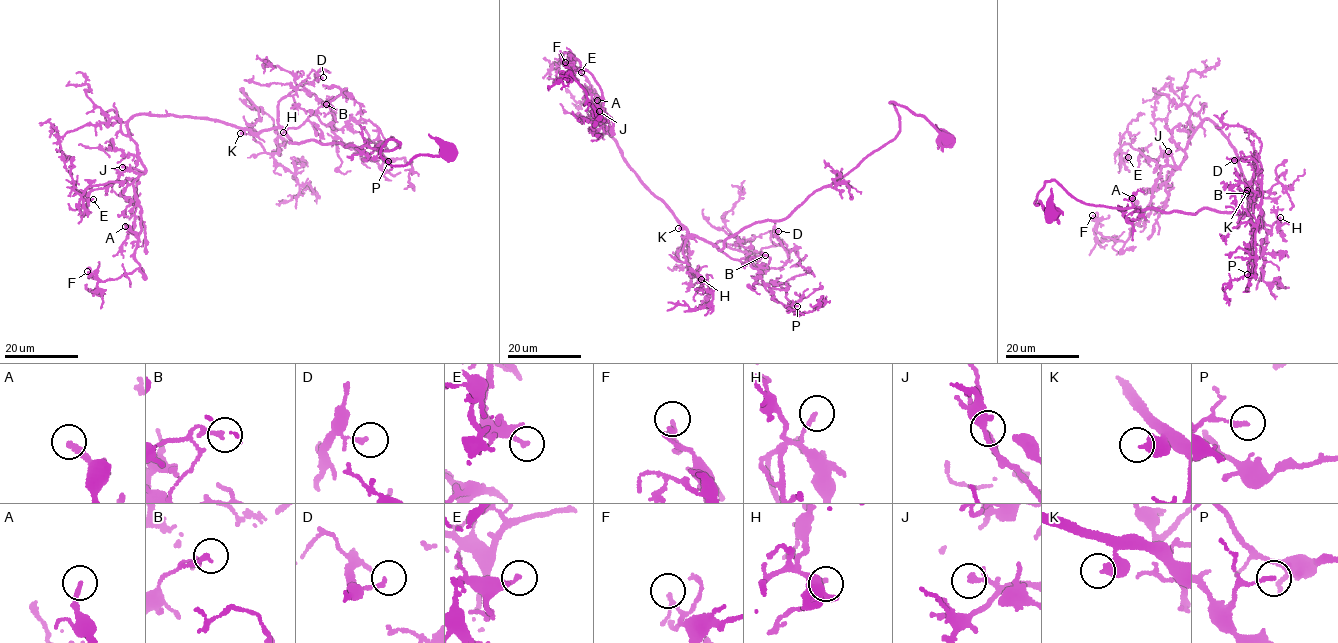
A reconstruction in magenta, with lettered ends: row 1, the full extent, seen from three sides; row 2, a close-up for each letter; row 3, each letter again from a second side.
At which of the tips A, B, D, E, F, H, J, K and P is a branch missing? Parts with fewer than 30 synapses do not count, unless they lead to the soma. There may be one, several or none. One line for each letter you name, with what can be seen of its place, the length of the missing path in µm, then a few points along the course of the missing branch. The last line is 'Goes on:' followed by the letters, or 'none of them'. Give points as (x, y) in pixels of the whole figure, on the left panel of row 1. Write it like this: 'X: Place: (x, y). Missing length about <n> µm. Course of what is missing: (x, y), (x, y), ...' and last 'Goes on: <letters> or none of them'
A: Place: (125, 226). Missing length about 20 µm. Course of what is missing: (125, 226), (113, 237), (97, 239), (90, 249), (91, 242), (96, 243)
Goes on: A

